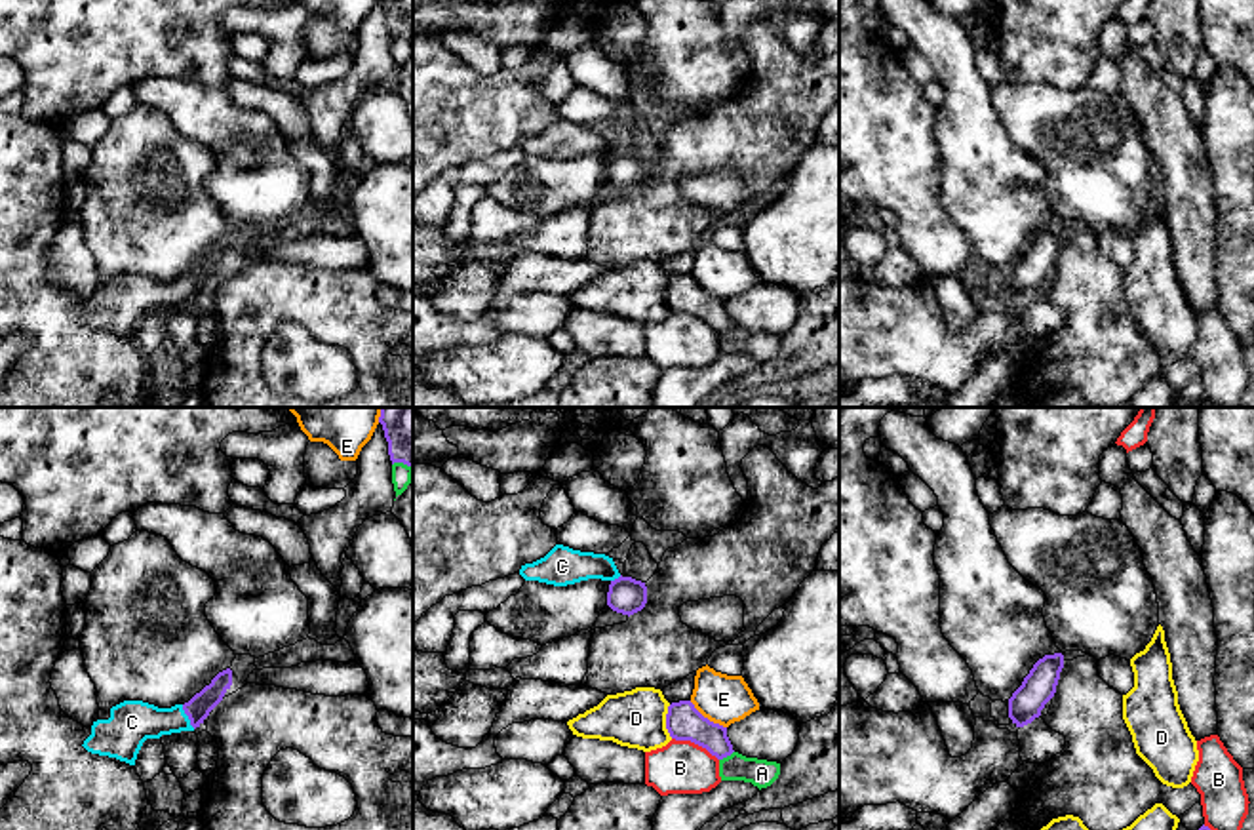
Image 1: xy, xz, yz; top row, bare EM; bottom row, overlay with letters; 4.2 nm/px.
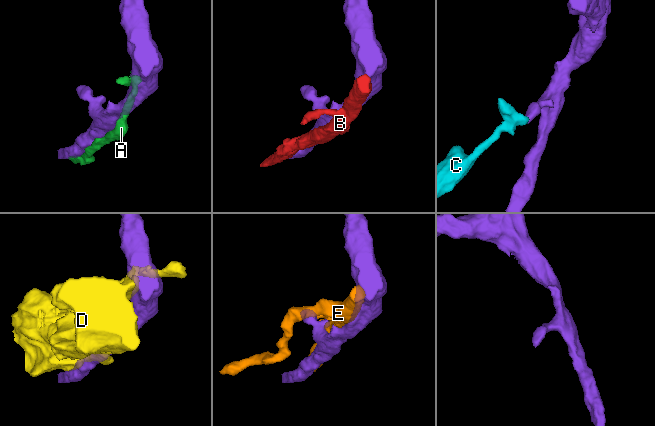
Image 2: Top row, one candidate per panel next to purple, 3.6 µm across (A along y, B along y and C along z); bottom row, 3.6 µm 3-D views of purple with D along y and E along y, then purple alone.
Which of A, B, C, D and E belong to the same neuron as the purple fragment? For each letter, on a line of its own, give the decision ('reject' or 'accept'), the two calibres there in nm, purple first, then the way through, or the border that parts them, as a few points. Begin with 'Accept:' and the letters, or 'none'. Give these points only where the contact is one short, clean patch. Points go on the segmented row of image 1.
Accept: C
A: reject; 160 nm thick on the purple side, 120 nm on the other
B: reject; 160 nm thick on the purple side, 220 nm on the other
C: accept; 100 nm thick on the purple side, 190 nm on the other; runs through xy (200, 705), (187, 714), (174, 720), (132, 722)
D: reject; 160 nm thick on the purple side, 240 nm on the other
E: reject; 160 nm thick on the purple side, 220 nm on the other

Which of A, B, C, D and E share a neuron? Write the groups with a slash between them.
A / B / C / D / E

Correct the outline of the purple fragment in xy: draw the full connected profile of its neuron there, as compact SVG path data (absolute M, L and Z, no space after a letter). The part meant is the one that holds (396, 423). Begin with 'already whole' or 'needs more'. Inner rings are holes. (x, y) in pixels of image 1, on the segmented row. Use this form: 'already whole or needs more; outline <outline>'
already whole; outline M381 407L379 423L392 464L403 463L413 468L413 407Z

